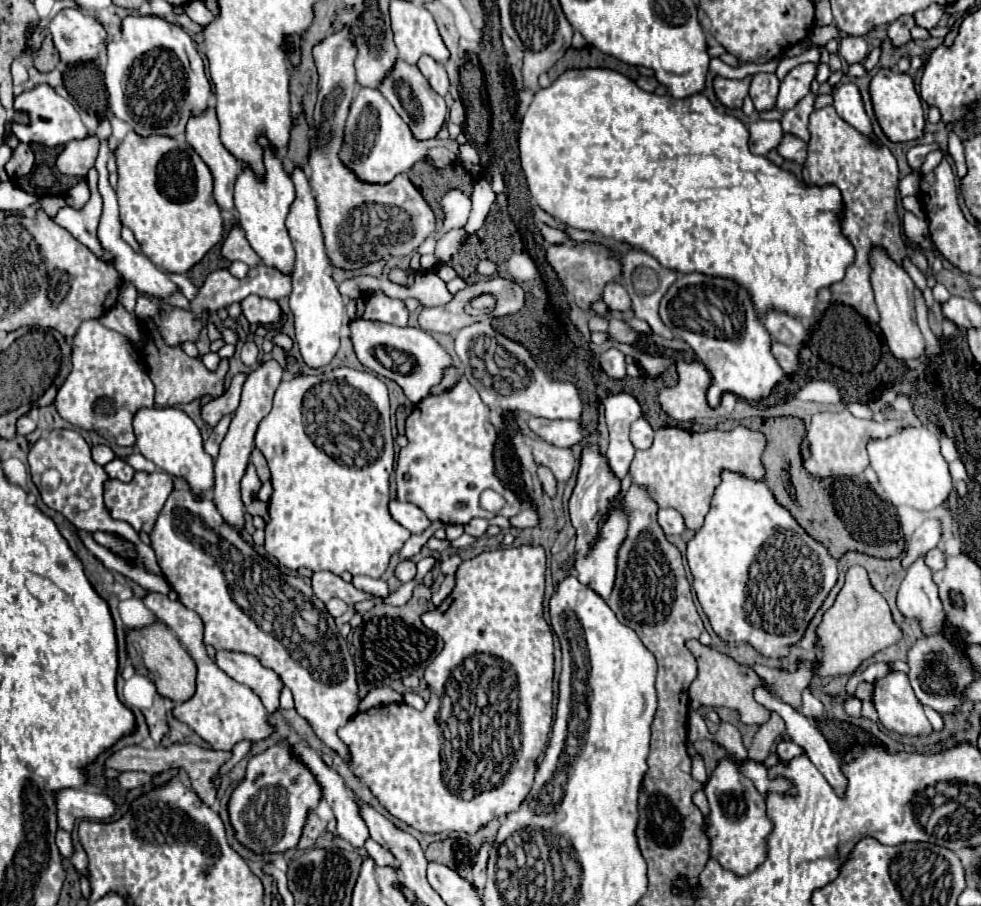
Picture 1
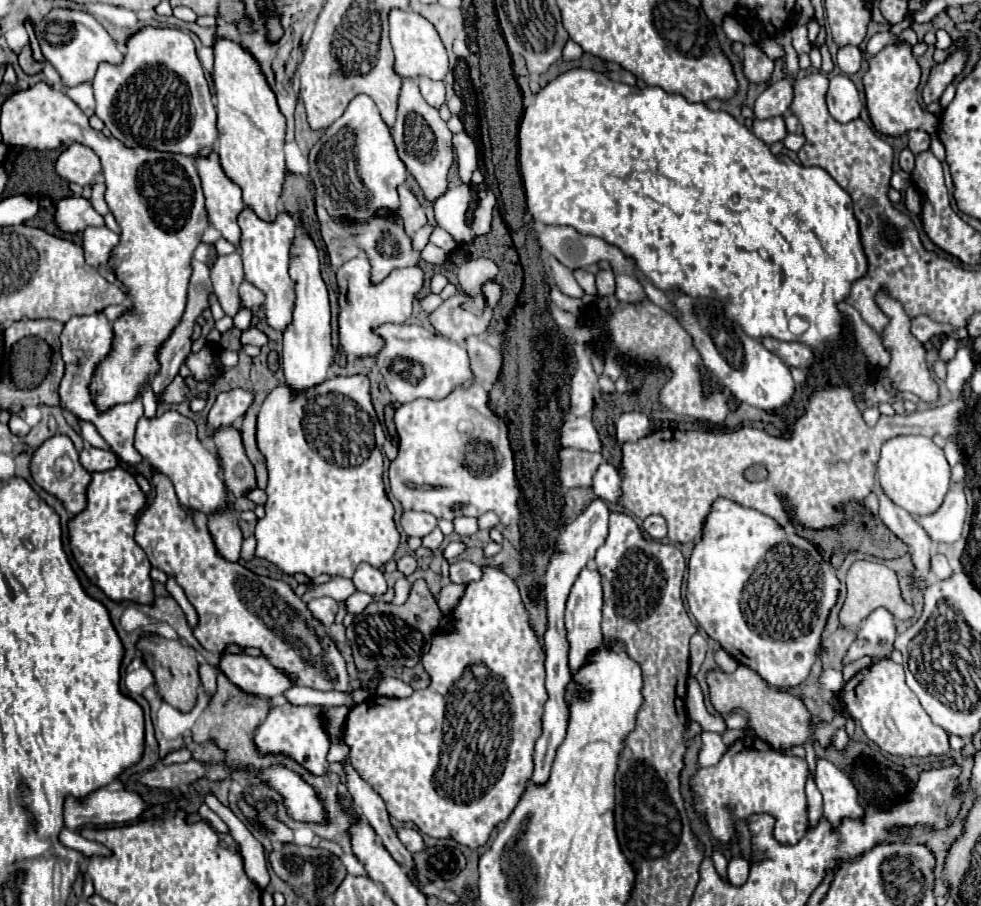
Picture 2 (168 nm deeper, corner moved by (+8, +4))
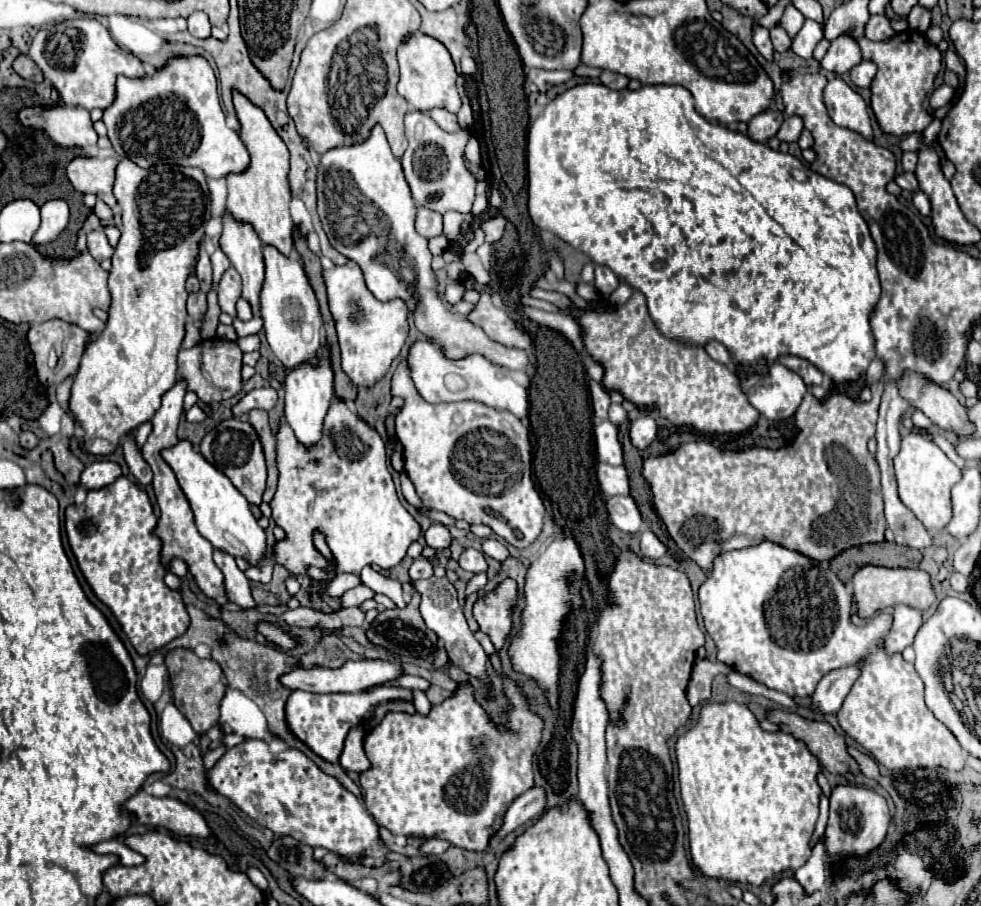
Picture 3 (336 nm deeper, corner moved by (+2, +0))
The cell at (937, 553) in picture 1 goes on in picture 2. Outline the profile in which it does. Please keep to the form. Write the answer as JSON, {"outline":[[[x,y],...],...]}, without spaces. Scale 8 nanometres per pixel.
{"outline":[[[934,554],[932,556],[932,572],[940,580],[948,580],[952,576],[952,568],[950,568],[946,556],[942,556],[942,554]]]}

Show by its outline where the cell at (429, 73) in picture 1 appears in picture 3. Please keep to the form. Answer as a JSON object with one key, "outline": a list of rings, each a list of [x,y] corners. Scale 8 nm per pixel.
{"outline":[[[432,108],[430,118],[432,118],[432,120],[440,126],[440,128],[444,128],[444,130],[448,130],[448,132],[458,130],[458,124],[456,124],[456,114],[452,114],[452,112],[444,110],[444,108]]]}

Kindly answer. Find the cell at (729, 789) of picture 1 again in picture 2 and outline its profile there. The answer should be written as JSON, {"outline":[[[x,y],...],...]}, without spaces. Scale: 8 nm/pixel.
{"outline":[[[734,858],[728,864],[728,882],[732,886],[744,886],[748,880],[748,862],[742,858]]]}

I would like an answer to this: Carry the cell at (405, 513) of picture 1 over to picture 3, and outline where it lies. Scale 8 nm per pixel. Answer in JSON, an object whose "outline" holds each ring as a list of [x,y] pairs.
{"outline":[[[432,522],[432,526],[424,532],[424,538],[426,538],[426,544],[432,548],[444,548],[444,546],[450,546],[452,542],[448,528],[440,522]]]}

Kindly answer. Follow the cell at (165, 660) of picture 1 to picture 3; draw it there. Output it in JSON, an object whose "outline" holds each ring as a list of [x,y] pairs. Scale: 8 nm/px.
{"outline":[[[174,648],[166,654],[164,664],[168,668],[168,676],[170,676],[170,684],[172,684],[174,706],[188,718],[192,728],[198,734],[204,734],[208,728],[218,724],[218,718],[220,718],[218,706],[220,706],[220,700],[226,692],[224,684],[220,682],[222,670],[220,670],[218,662],[214,662],[212,658],[210,660],[208,658],[198,658],[188,648]]]}

